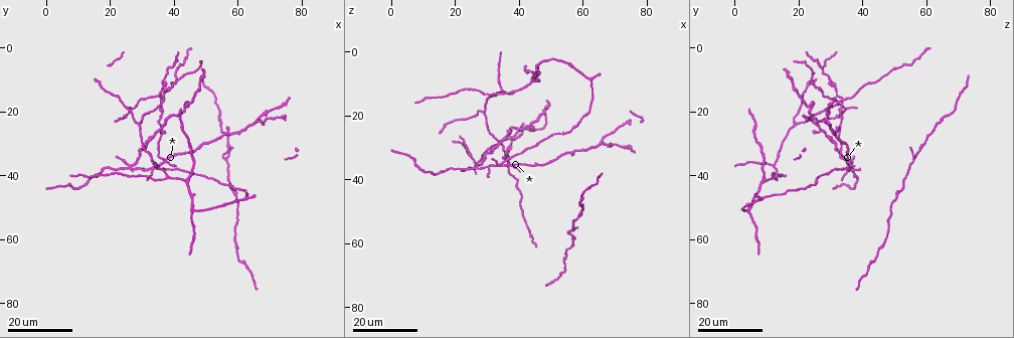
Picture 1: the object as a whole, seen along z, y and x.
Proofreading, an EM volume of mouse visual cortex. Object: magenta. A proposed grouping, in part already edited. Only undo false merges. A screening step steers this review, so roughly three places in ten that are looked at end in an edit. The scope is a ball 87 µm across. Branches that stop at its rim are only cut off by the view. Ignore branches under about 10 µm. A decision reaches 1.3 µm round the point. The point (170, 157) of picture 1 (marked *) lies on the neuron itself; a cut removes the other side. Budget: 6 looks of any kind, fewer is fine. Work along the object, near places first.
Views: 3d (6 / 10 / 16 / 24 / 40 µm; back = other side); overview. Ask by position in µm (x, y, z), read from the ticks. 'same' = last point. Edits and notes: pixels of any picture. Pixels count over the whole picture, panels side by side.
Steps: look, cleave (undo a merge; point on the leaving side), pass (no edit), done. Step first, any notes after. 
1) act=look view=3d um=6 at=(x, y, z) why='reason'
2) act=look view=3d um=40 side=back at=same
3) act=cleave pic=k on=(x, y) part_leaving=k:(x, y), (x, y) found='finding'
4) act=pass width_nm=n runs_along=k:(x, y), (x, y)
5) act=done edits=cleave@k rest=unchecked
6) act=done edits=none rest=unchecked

act=look view=3d um=16 at=(34.5, 37.0, 12.5) why='arms part here'

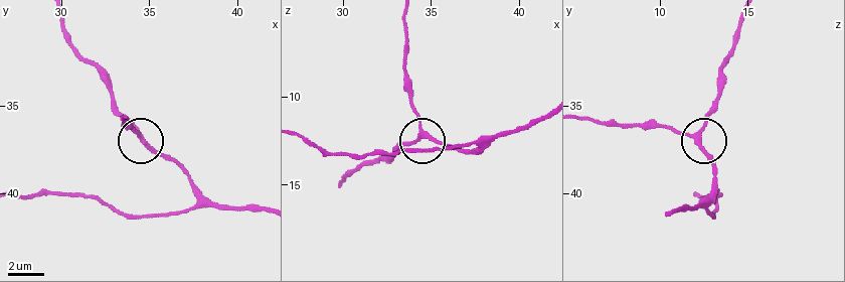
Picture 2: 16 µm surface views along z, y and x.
act=look view=3d um=10 at=(34.4, 36.7, 12.0)

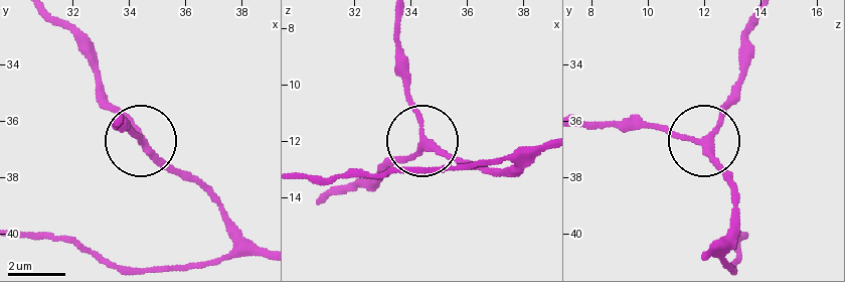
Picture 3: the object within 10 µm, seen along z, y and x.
act=pass width_nm=210 runs_along=3:(704, 250), (733, 214), (709, 149), (621, 127) found='all the same neuron'

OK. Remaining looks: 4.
act=look view=3d um=16 at=(36.5, 35.0, 35.0) why='thin arm on a thick one'

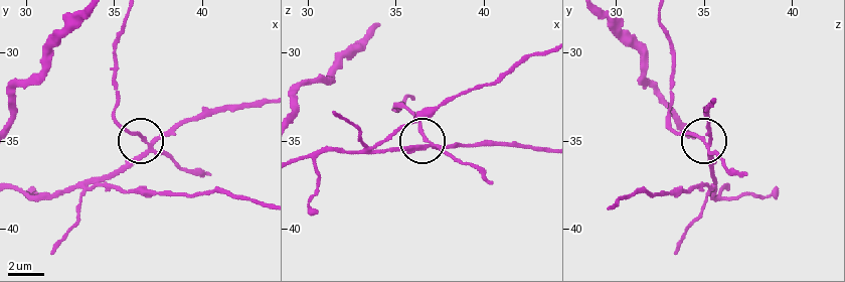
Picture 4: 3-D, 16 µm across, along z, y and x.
act=look view=3d um=6 at=(36.9, 35.2, 35.2) why='closer look'

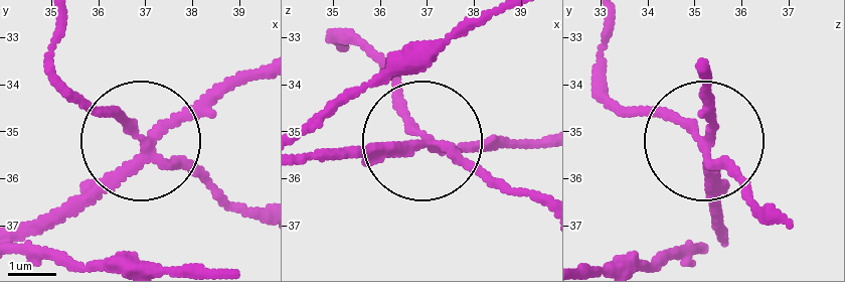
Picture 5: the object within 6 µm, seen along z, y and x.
act=cleave pic=5 on=(112, 108) part_leaving=5:(147, 148), (66, 81), (54, 20) found='two neurons meet here'

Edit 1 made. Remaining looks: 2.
act=look view=3d um=24 at=(26.0, 37.5, 35.5) why='four or more arms meet'

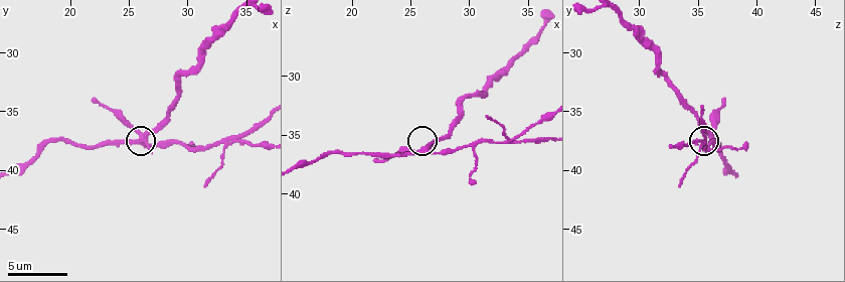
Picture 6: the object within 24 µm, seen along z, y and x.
act=look view=3d um=6 at=(26.0, 37.4, 36.2)

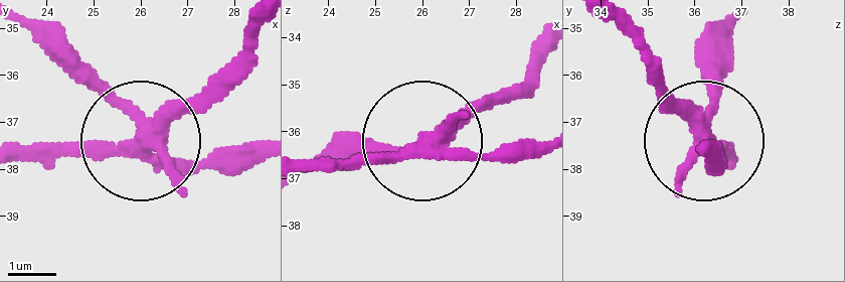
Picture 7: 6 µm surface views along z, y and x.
act=cleave pic=7 on=(101, 83) part_leaving=7:(150, 141), (229, 61), (245, 25) found='a second neuron is stuck on'

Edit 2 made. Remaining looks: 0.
act=done edits=cleave@5,cleave@7 rest=unchecked

